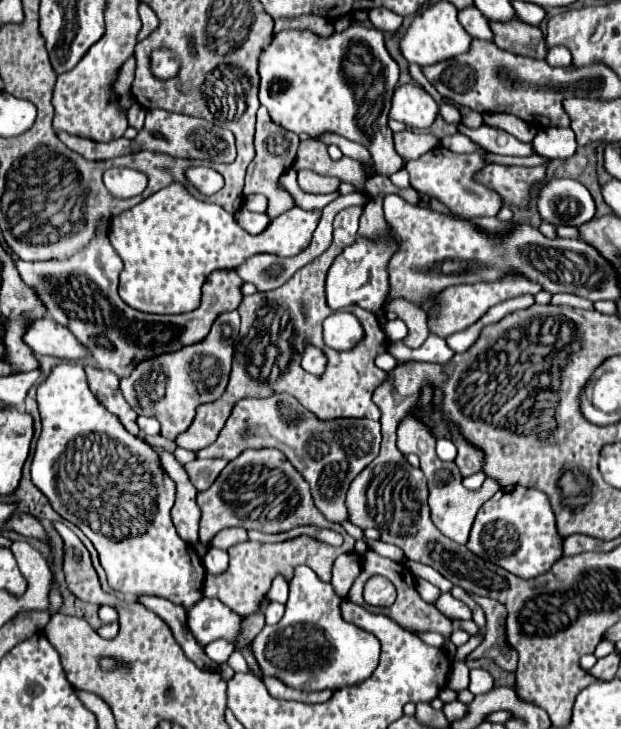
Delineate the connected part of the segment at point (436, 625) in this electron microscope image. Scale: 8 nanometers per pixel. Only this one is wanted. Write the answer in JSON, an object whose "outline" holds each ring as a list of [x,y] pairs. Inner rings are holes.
{"outline":[[[364,555],[364,559],[366,559],[366,567],[362,569],[362,575],[354,581],[354,587],[350,589],[348,599],[350,599],[352,603],[358,603],[358,605],[366,607],[366,609],[372,611],[372,613],[382,613],[382,615],[394,619],[400,627],[404,627],[406,631],[410,631],[410,633],[414,633],[414,635],[424,633],[424,631],[436,631],[436,633],[446,635],[446,643],[444,643],[444,647],[446,647],[446,651],[450,651],[450,655],[454,655],[456,647],[450,643],[452,627],[446,627],[446,623],[444,623],[444,619],[442,619],[442,613],[440,613],[436,607],[432,607],[430,603],[426,603],[426,601],[420,599],[420,595],[418,595],[418,591],[416,591],[416,587],[414,587],[414,577],[412,577],[412,573],[408,573],[406,567],[400,567],[400,563],[396,563],[396,561],[392,561],[392,559],[386,559],[386,557],[380,557],[380,555]],[[374,575],[382,575],[382,577],[386,577],[386,579],[396,587],[396,591],[398,591],[398,597],[396,597],[394,605],[388,607],[388,609],[376,609],[376,607],[370,607],[370,605],[362,599],[364,585],[366,585],[366,581],[368,581],[370,577],[374,577]]]}

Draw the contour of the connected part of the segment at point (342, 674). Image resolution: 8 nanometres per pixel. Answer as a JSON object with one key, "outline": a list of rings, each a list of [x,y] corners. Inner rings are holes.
{"outline":[[[296,567],[282,621],[278,625],[266,625],[252,643],[252,655],[258,661],[262,675],[278,677],[286,685],[306,691],[336,691],[368,679],[378,667],[380,643],[372,633],[346,623],[340,615],[340,603],[342,599],[334,595],[330,583],[322,583],[310,567]],[[276,639],[288,643],[286,655],[270,651],[270,643],[274,641],[276,647]]]}

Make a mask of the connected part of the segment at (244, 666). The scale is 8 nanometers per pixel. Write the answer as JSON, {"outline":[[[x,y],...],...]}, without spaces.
{"outline":[[[234,651],[234,655],[228,659],[228,665],[230,665],[234,671],[244,671],[244,673],[248,673],[248,671],[250,671],[250,667],[248,667],[248,663],[246,663],[244,655],[242,655],[242,653],[238,653],[238,651]]]}

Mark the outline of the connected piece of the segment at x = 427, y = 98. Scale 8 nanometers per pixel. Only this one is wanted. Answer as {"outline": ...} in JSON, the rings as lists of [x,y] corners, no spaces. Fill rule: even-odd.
{"outline":[[[402,85],[394,91],[390,117],[408,127],[428,129],[438,117],[438,103],[420,85]]]}

